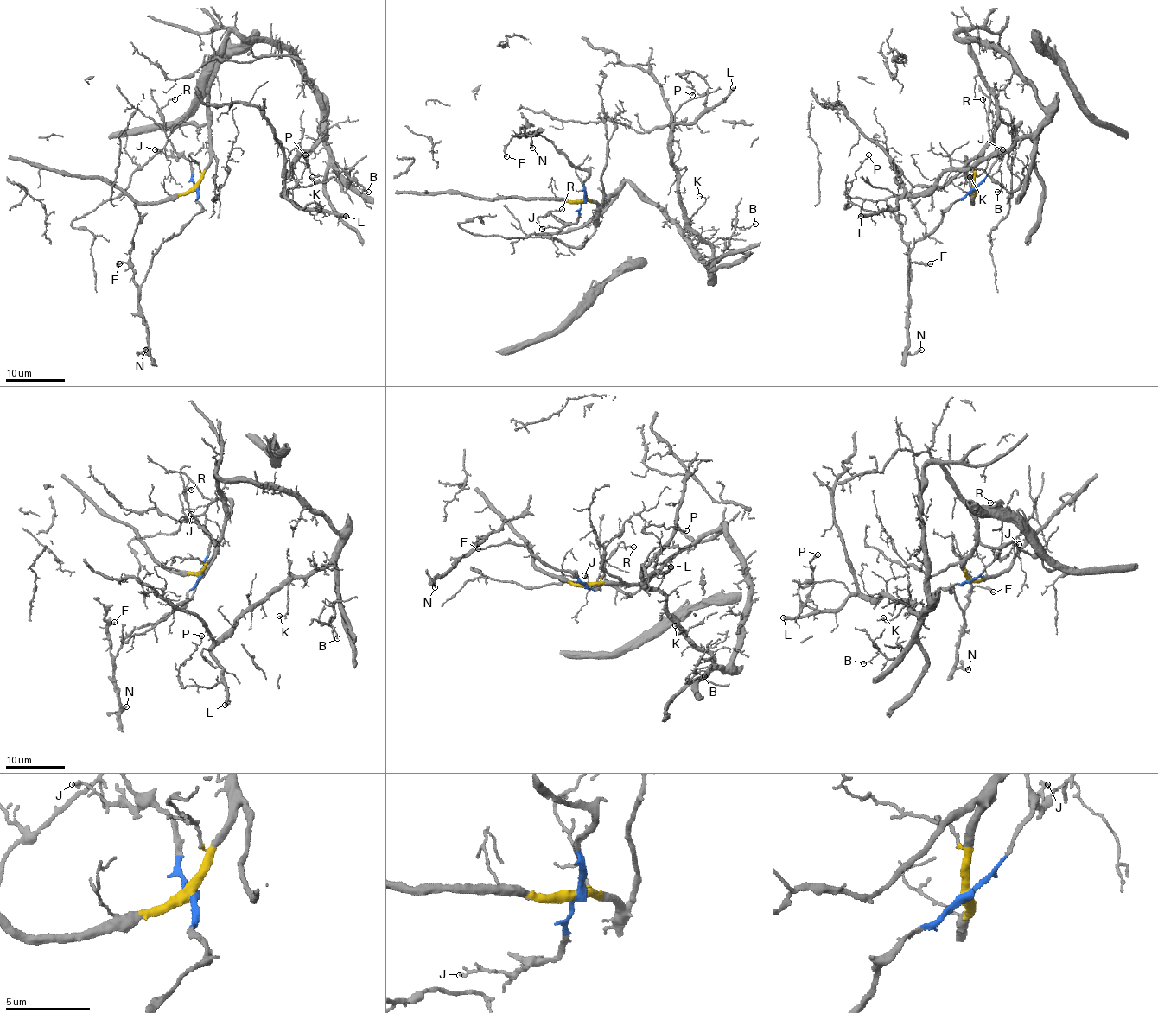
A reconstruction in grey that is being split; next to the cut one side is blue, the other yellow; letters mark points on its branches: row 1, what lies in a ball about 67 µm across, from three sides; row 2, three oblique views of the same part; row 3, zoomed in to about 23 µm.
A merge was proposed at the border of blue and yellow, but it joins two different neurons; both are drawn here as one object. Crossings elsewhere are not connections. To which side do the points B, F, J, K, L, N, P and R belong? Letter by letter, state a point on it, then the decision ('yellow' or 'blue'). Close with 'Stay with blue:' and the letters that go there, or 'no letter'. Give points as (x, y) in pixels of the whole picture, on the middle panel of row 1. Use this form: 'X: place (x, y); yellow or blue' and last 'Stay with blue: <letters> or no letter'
B: place (755, 224); yellow
F: place (506, 156); blue
J: place (542, 229); blue
K: place (699, 196); yellow
L: place (733, 87); yellow
N: place (532, 148); blue
P: place (692, 95); yellow
R: place (562, 209); blue
Stay with blue: F, J, N, R

